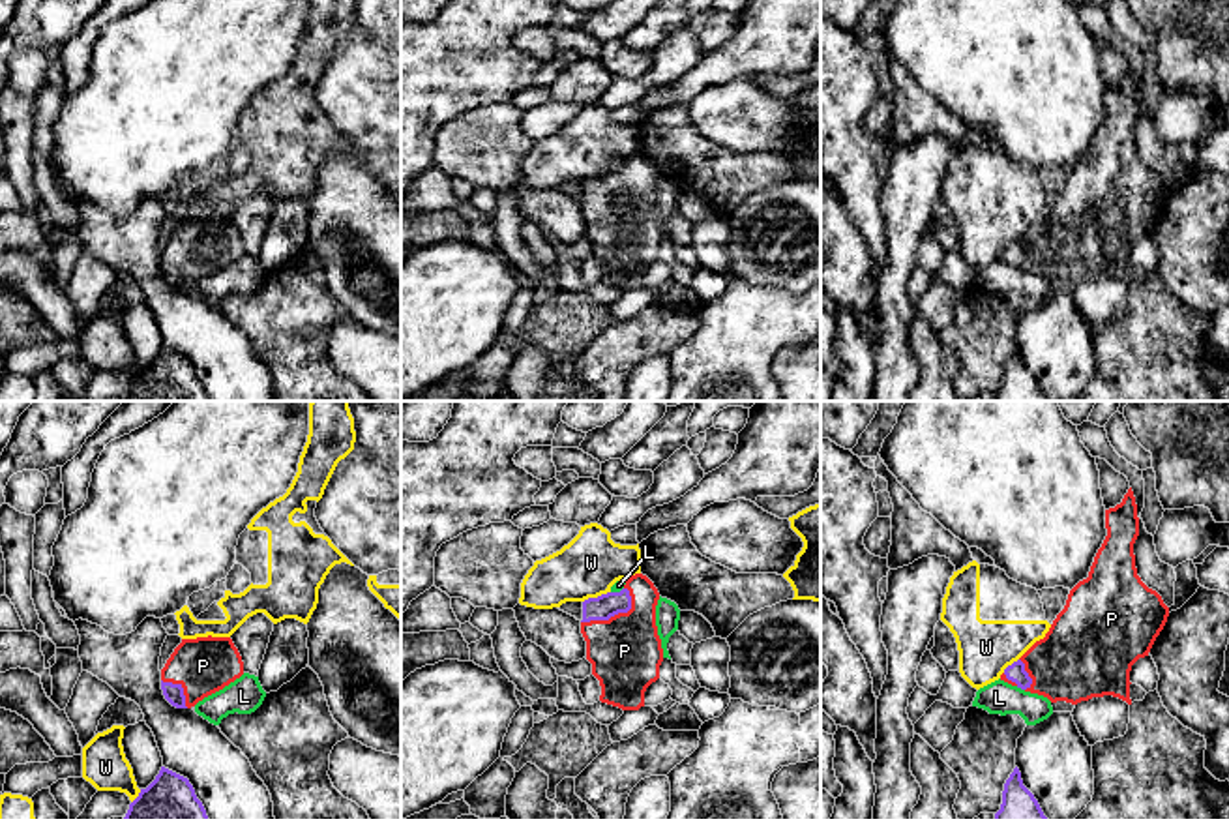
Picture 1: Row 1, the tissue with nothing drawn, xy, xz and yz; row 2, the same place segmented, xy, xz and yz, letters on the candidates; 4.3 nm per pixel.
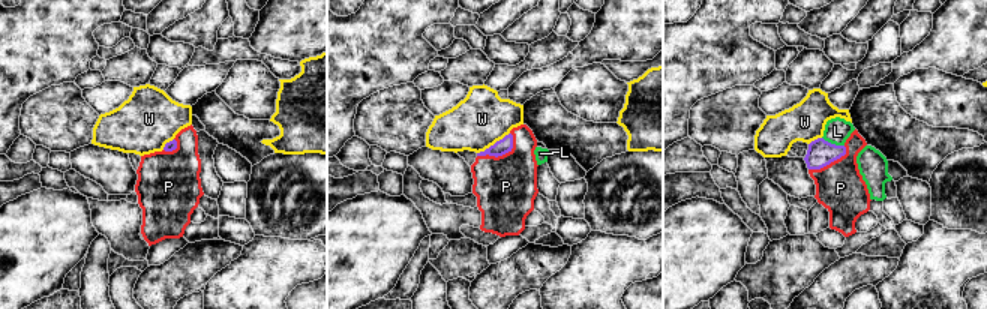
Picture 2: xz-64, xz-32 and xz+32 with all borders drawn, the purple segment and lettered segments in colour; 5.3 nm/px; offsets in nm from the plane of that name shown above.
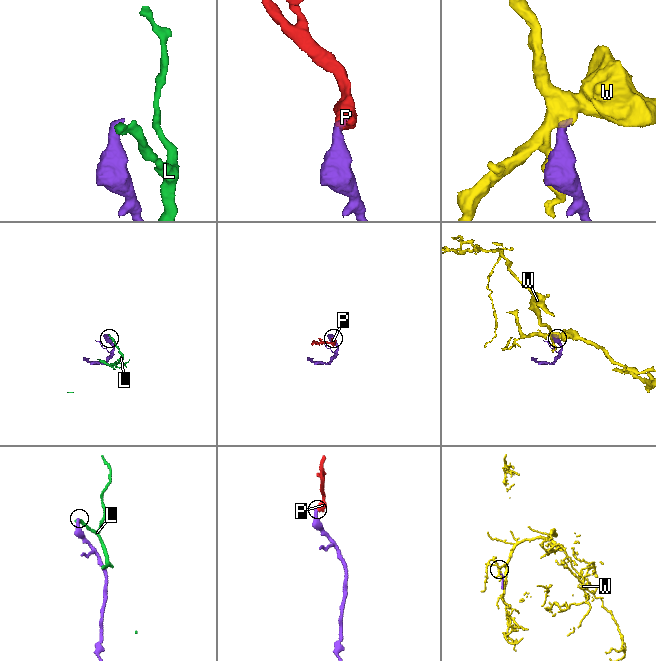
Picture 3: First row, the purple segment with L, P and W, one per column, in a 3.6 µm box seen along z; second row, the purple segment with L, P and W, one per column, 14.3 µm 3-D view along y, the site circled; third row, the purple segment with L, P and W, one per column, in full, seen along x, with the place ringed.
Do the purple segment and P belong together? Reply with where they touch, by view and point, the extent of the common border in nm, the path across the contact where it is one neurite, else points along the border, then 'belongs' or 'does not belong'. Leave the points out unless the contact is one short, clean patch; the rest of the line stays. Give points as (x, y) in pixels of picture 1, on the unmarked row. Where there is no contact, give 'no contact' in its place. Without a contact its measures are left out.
xz (613, 195) | 260 nm | across xz (606, 186), (613, 195), (624, 231) | belongs

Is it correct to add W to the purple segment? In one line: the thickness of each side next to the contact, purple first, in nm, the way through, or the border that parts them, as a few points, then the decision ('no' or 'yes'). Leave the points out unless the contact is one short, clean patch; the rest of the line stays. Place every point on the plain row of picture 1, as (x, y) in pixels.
110 nm thick on the purple side, 260 nm on the other; no

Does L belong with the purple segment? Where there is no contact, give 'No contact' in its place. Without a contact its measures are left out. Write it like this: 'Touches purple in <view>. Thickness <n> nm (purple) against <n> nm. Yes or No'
Touches purple in yz. Thickness 80 nm (purple) against 140 nm. No

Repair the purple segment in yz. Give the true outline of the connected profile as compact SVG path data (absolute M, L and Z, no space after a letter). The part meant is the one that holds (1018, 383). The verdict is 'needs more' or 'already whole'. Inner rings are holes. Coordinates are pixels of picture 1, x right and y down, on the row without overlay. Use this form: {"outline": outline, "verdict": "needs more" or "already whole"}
{"outline": "M1017 347L1004 364L1002 384L995 401L1049 401L1034 375L1023 365Z", "verdict": "already whole"}

